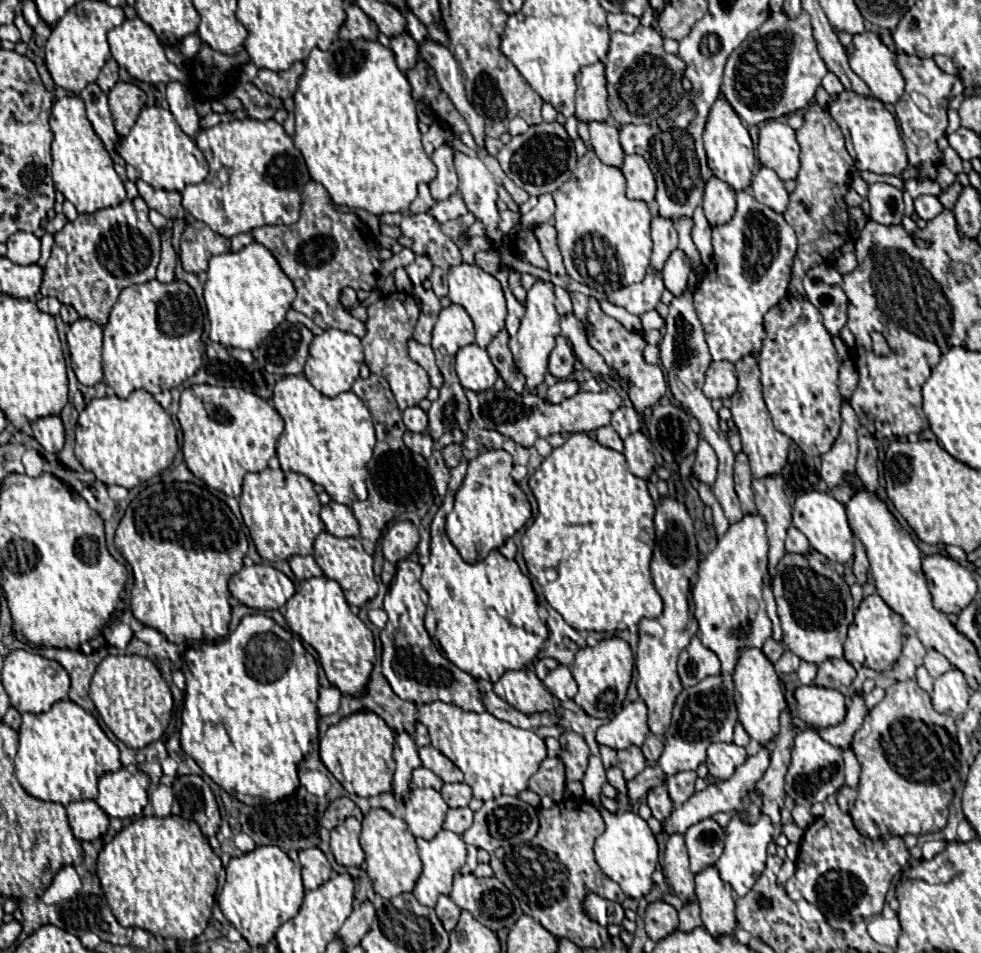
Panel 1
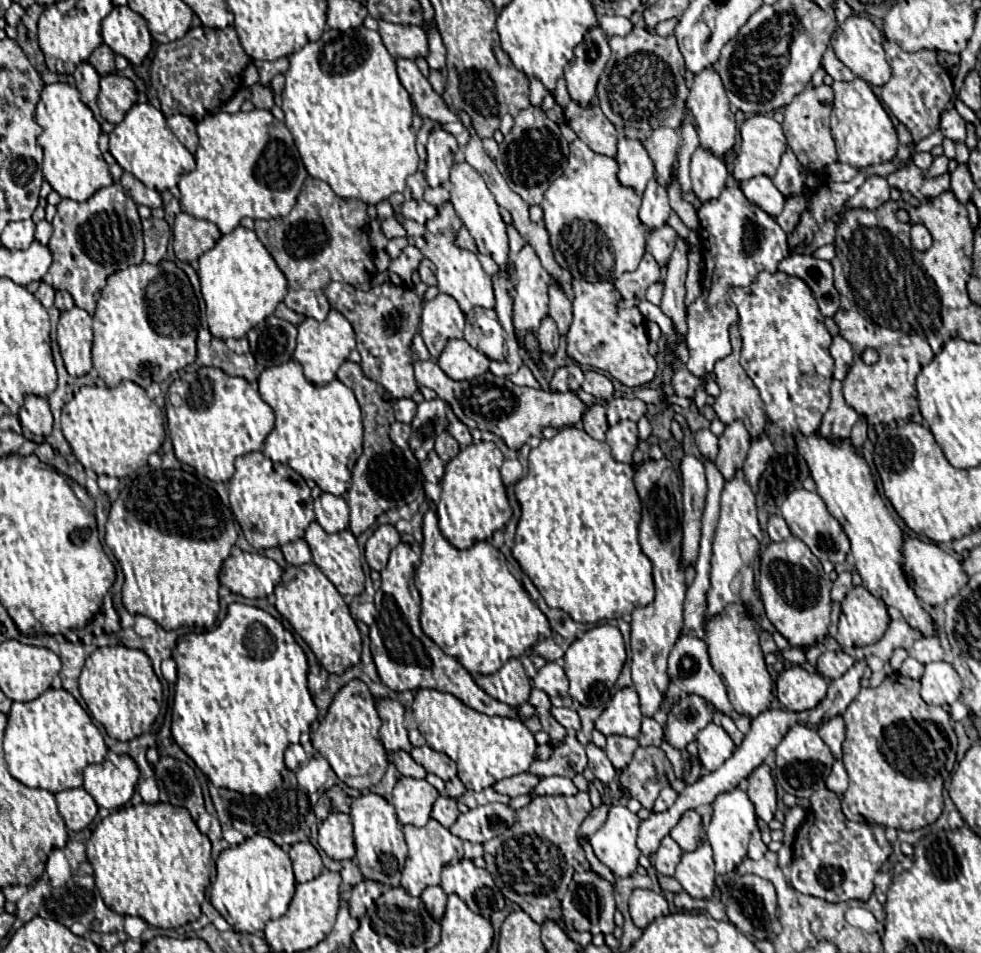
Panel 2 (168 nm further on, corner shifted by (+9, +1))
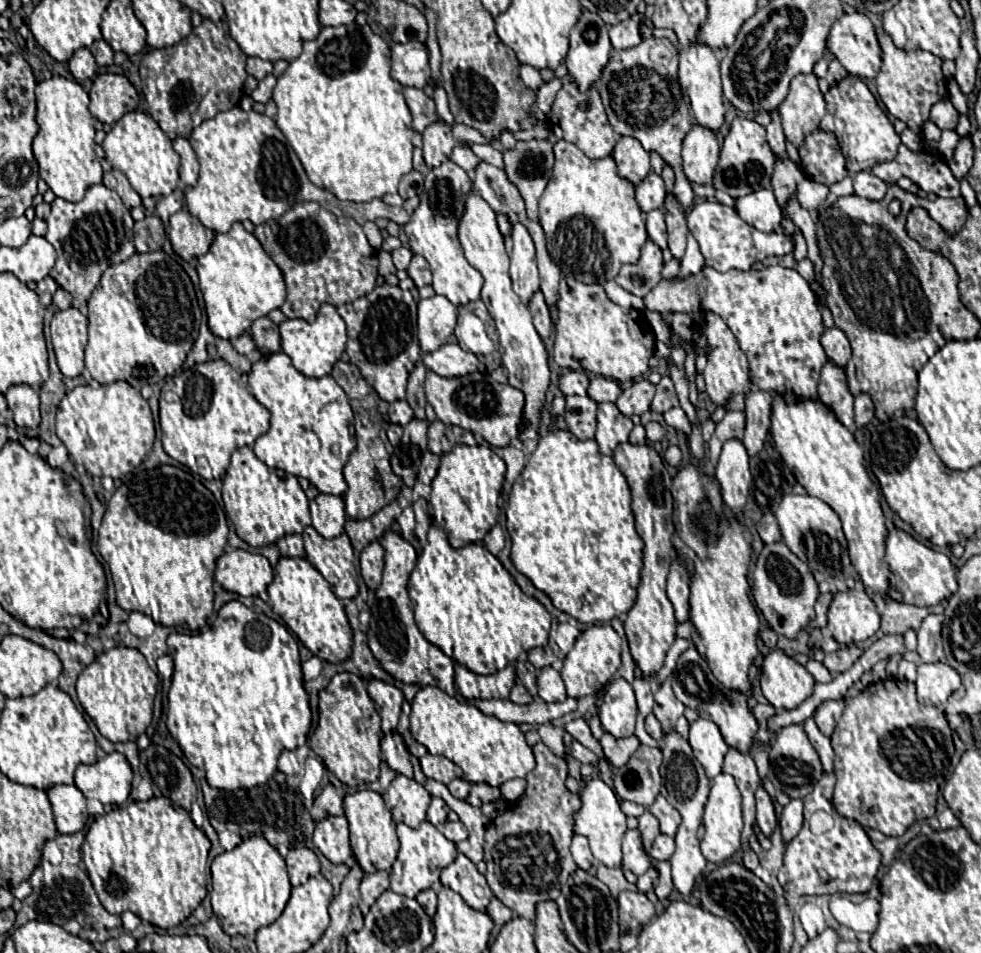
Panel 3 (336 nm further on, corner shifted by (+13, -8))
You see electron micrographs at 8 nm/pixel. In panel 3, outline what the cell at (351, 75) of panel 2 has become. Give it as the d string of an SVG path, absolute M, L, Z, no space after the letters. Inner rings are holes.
M357 24L335 26L335 28L333 26L325 26L325 28L321 28L321 34L313 42L303 44L301 56L295 58L287 66L287 70L277 78L277 84L273 88L273 100L277 104L277 116L275 116L277 126L281 128L281 132L285 134L289 144L293 146L295 154L299 156L309 180L315 186L333 192L339 200L367 202L367 200L373 200L373 198L383 198L385 194L397 192L397 184L399 184L401 176L411 172L411 152L413 152L411 112L409 112L409 108L405 104L405 98L403 98L403 86L399 82L395 82L389 72L391 72L391 50L389 50L389 44L381 36L373 34L373 30L369 26L357 26Z

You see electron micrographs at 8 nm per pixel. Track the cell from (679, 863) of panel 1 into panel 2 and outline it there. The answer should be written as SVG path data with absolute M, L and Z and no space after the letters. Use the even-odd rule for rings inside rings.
M665 837L657 849L657 853L653 855L655 859L655 869L659 875L665 875L665 877L673 877L675 875L675 867L681 859L683 851L681 847L671 839L671 837Z

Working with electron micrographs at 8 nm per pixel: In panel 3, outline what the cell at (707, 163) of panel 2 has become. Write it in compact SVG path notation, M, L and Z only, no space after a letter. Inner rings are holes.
M693 124L683 138L683 172L689 180L711 184L715 172L715 160L719 160L717 134L701 124Z

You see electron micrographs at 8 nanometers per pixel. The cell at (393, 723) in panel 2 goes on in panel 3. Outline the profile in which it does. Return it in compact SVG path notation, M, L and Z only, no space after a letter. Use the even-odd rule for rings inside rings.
M377 678L367 680L367 690L369 690L369 696L375 700L375 708L379 710L383 732L395 730L401 714L401 704L405 700L403 692L397 686Z

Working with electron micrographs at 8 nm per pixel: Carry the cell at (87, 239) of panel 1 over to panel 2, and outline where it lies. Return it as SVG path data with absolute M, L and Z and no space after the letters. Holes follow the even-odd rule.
M111 185L103 191L97 191L85 203L63 199L57 205L53 235L47 245L53 255L53 265L49 267L43 281L55 291L67 291L73 297L75 305L85 309L89 315L95 313L95 303L107 283L107 277L111 277L115 271L143 263L143 235L139 225L141 221L135 219L133 233L121 231L119 215L113 209L115 193L117 185Z

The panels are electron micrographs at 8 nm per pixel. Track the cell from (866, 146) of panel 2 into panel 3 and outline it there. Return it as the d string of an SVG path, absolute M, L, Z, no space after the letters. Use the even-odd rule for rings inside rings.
M849 74L837 84L839 90L839 100L837 100L837 110L835 116L845 122L845 132L847 132L847 170L851 174L861 172L861 170L871 170L879 162L893 160L897 154L897 146L901 144L899 134L895 132L891 120L887 114L881 110L877 104L875 96L867 88L867 84L859 78Z

